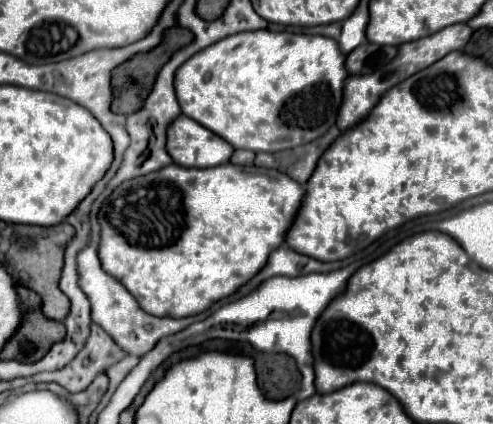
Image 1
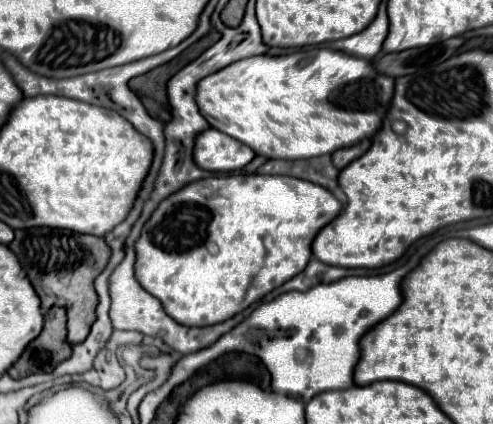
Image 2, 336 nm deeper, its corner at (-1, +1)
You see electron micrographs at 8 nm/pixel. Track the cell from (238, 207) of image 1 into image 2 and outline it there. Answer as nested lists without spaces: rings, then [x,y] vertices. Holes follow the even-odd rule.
[[[222,175],[222,177],[210,177],[204,181],[190,183],[184,189],[180,189],[178,193],[164,199],[158,205],[158,209],[152,213],[152,217],[146,221],[142,235],[136,241],[136,279],[148,293],[152,293],[154,297],[158,297],[162,301],[166,313],[174,321],[188,325],[188,327],[206,327],[206,325],[222,323],[222,321],[234,317],[236,313],[242,313],[252,303],[260,301],[266,293],[280,287],[290,277],[294,277],[298,271],[302,271],[310,261],[310,255],[312,255],[310,245],[312,245],[314,237],[318,235],[318,231],[322,227],[326,227],[334,217],[340,215],[342,207],[344,205],[328,189],[324,189],[316,183],[296,179],[296,177],[286,177],[286,175]]]

